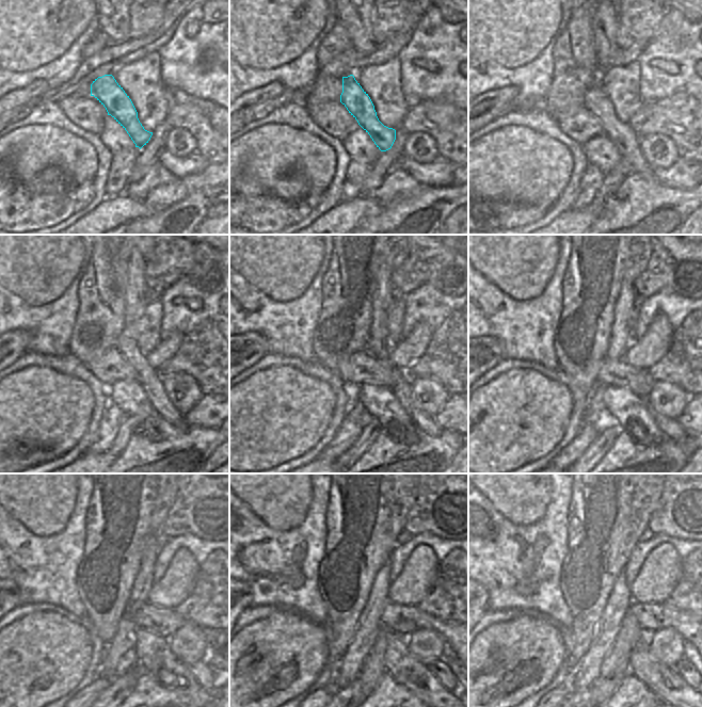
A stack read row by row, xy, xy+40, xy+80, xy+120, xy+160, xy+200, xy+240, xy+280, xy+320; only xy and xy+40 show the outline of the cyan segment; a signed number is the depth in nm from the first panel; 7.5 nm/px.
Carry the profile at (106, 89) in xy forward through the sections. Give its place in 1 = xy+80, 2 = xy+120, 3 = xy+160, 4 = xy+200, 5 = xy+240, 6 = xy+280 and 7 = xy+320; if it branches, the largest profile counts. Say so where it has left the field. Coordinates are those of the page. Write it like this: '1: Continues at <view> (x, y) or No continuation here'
1: Continues at xy+80 (625, 138)
2: Continues at xy+120 (152, 381)
3: Continues at xy+160 (401, 388)
4: Continues at xy+200 (672, 428)
5: Continues at xy+240 (204, 674)
6: Continues at xy+280 (440, 669)
7: Continues at xy+320 (685, 669)

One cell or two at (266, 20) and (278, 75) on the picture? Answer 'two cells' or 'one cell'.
two cells

